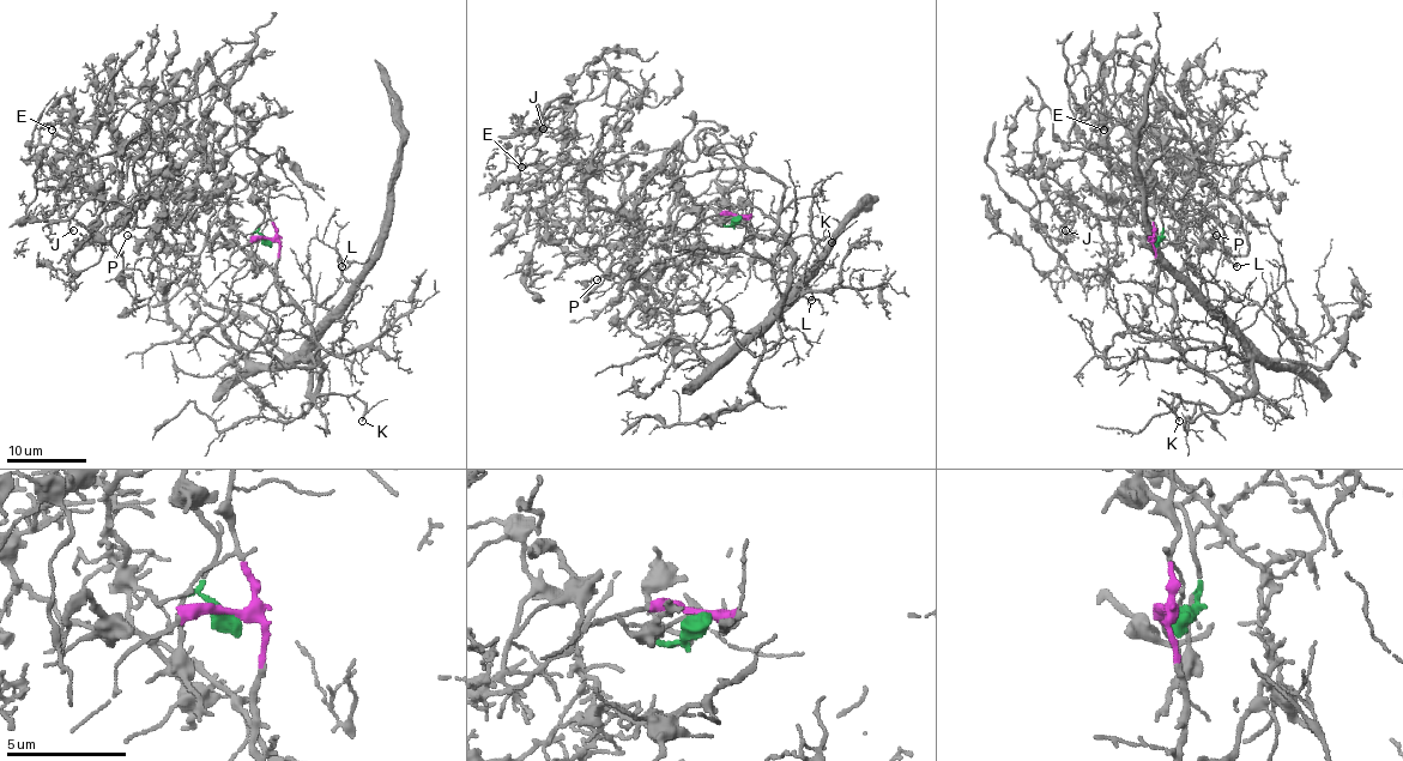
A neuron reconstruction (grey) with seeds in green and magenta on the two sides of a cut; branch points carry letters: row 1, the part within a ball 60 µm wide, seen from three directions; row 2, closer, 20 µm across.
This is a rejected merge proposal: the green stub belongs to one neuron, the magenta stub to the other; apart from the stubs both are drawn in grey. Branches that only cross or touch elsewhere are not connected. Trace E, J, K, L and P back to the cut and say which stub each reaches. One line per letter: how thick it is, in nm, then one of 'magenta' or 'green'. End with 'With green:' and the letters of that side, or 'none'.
E: 140 nm thick; green
J: 190 nm thick; green
K: 180 nm thick; magenta
L: 160 nm thick; magenta
P: 140 nm thick; green
With green: E, J, P

